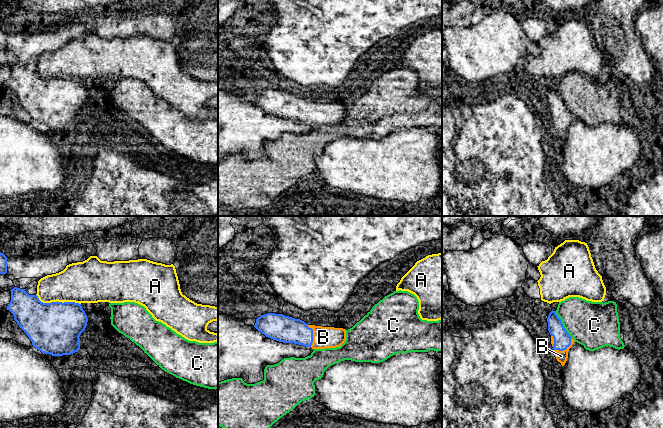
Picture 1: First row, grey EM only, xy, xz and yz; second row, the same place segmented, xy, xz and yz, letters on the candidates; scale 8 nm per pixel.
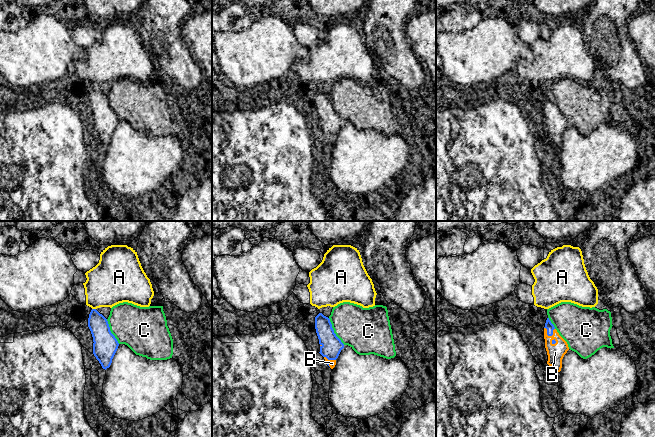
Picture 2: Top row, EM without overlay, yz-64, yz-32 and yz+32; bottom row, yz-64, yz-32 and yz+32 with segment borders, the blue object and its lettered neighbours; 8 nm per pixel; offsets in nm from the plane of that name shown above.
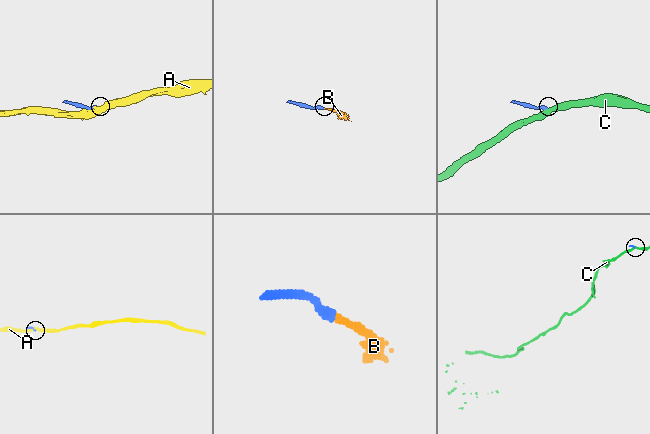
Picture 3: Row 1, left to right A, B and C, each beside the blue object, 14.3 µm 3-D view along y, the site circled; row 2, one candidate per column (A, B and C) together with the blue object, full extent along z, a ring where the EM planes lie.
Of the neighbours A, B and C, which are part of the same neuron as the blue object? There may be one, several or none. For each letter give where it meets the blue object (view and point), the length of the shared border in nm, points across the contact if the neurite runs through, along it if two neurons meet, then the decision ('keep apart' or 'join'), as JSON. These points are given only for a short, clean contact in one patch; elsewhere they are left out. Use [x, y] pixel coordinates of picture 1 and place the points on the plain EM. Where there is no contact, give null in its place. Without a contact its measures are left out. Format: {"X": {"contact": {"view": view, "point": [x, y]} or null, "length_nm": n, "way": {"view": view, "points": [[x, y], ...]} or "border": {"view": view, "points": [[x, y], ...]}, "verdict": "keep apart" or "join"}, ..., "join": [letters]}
{"A": {"contact": {"view": "xy", "point": [57, 77]}, "length_nm": 360, "verdict": "keep apart"}, "B": {"contact": {"view": "yz", "point": [564, 125]}, "length_nm": 190, "way": {"view": "yz", "points": [[562, 115], [564, 125], [561, 132]]}, "verdict": "join"}, "C": {"contact": {"view": "yz", "point": [562, 100]}, "length_nm": 260, "border": {"view": "yz", "points": [[554, 87], [565, 106], [572, 113]]}, "verdict": "keep apart"}, "join": ["B"]}

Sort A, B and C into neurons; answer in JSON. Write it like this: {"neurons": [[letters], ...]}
{"neurons": [["A"], ["B"], ["C"]]}

